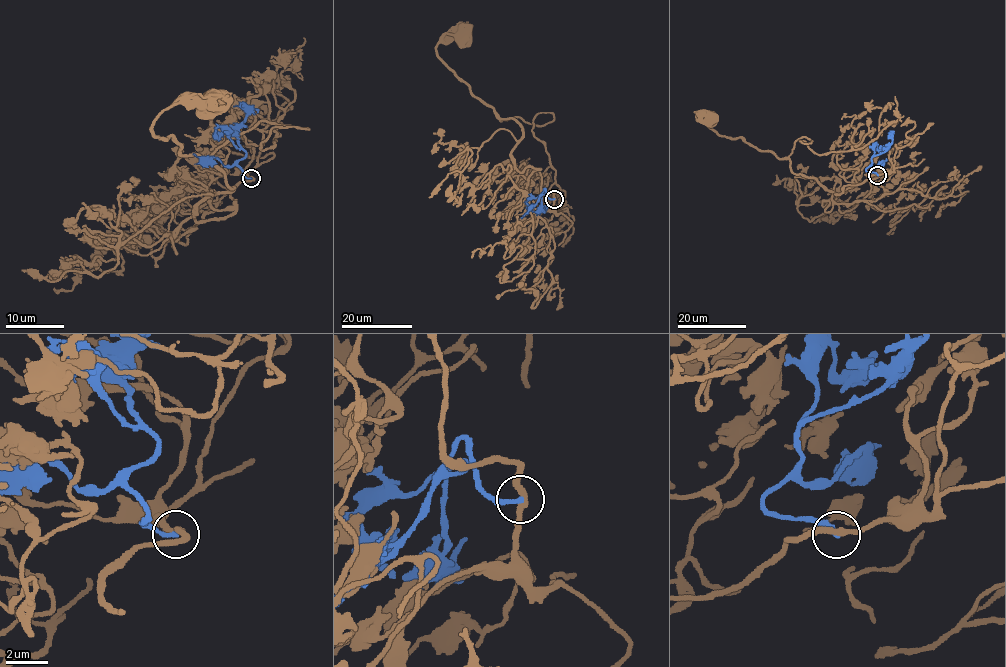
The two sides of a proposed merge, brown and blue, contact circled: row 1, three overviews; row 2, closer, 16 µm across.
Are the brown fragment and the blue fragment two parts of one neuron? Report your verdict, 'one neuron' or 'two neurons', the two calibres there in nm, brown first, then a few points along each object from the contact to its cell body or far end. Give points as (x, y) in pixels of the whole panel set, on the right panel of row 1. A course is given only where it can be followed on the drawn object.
one neuron; calibres 280 and 200 nm; course brown (877, 174), (837, 195), (796, 174), (789, 159), (721, 136), (708, 125), (707, 112), (711, 117); course blue (877, 175), (865, 170), (872, 157), (882, 153), (891, 143), (894, 133)

